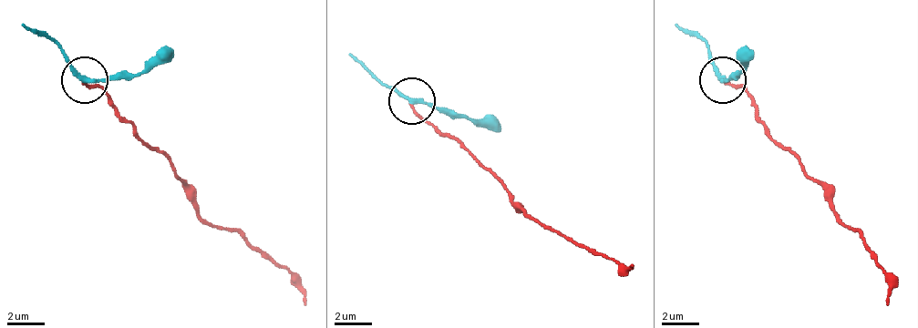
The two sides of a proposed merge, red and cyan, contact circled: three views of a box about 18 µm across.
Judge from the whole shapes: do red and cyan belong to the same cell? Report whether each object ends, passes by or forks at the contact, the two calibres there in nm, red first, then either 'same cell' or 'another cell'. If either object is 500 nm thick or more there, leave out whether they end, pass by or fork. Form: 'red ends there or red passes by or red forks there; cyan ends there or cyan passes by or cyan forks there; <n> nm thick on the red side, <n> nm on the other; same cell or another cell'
red ends there; cyan passes by; 120 nm thick on the red side, 200 nm on the other; same cell

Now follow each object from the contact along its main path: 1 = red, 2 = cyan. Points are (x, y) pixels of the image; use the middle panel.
1: (408, 102), (436, 129), (459, 144), (500, 180), (529, 218), (599, 255), (631, 264)
2: (413, 102), (454, 111), (500, 129)

